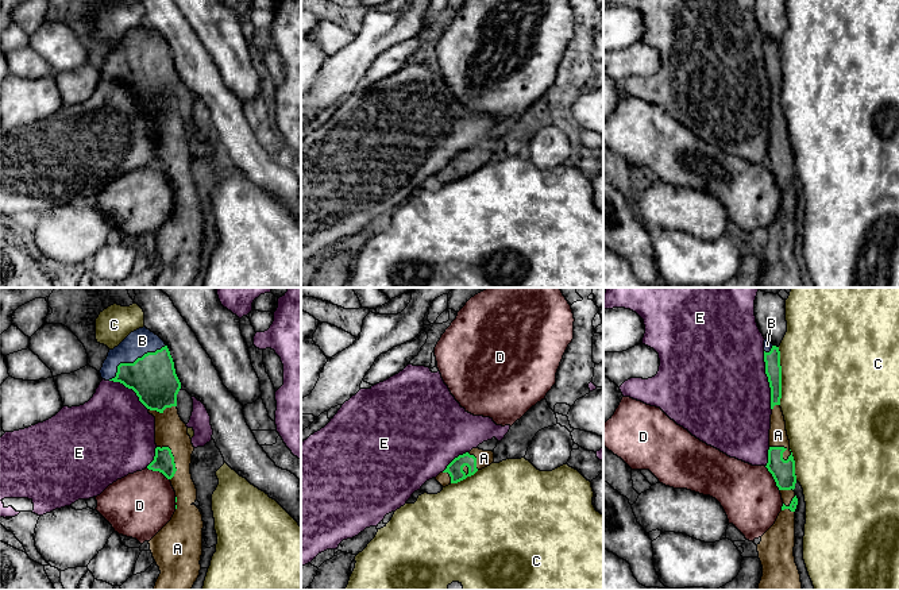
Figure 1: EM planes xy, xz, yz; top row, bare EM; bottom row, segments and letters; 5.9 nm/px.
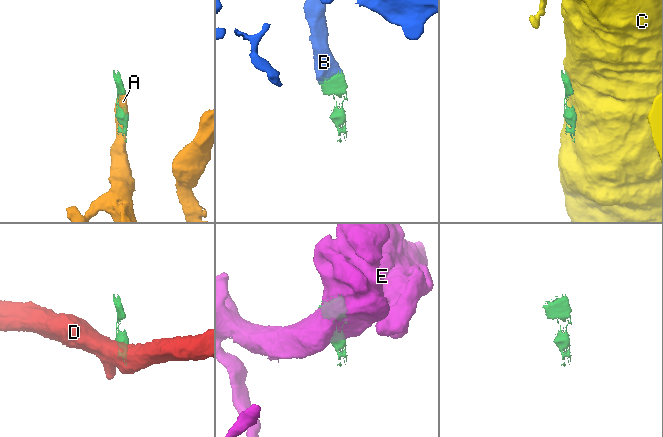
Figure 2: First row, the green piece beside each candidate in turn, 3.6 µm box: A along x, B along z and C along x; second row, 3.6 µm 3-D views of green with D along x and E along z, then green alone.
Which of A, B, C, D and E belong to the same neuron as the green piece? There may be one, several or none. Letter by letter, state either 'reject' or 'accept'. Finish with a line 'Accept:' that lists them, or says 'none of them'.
A: accept
B: accept
C: reject
D: reject
E: reject
Accept: A, B

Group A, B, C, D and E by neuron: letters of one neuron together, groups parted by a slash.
A B / C / D / E

